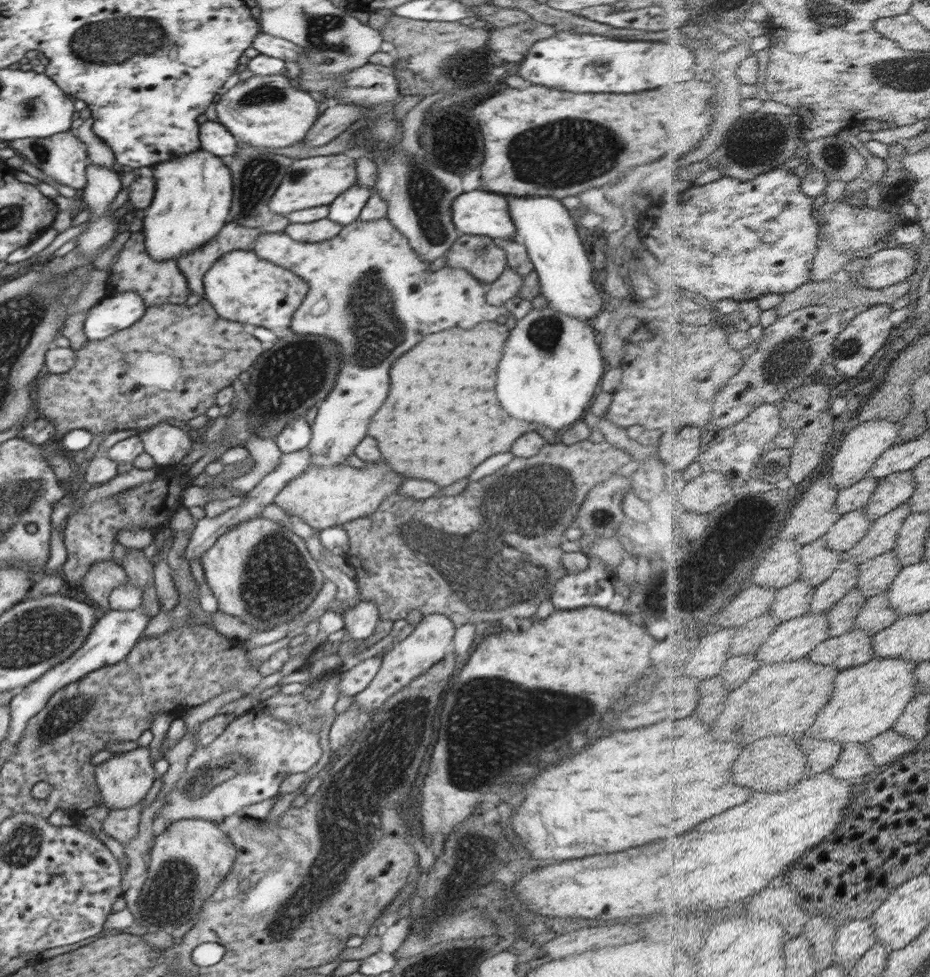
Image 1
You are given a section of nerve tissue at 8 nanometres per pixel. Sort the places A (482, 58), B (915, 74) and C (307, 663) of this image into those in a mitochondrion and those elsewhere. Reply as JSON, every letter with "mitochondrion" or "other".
{"A":"other","B":"mitochondrion","C":"other"}

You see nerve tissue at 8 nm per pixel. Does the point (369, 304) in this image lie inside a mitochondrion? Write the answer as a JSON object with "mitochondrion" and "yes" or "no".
{"mitochondrion":"yes"}

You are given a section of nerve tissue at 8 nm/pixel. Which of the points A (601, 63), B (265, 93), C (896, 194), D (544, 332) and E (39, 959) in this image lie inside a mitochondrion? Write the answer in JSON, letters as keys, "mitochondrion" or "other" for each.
{"A":"mitochondrion","B":"mitochondrion","C":"other","D":"mitochondrion","E":"other"}

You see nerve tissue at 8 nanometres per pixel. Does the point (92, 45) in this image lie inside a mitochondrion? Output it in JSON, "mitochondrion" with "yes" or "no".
{"mitochondrion":"yes"}

